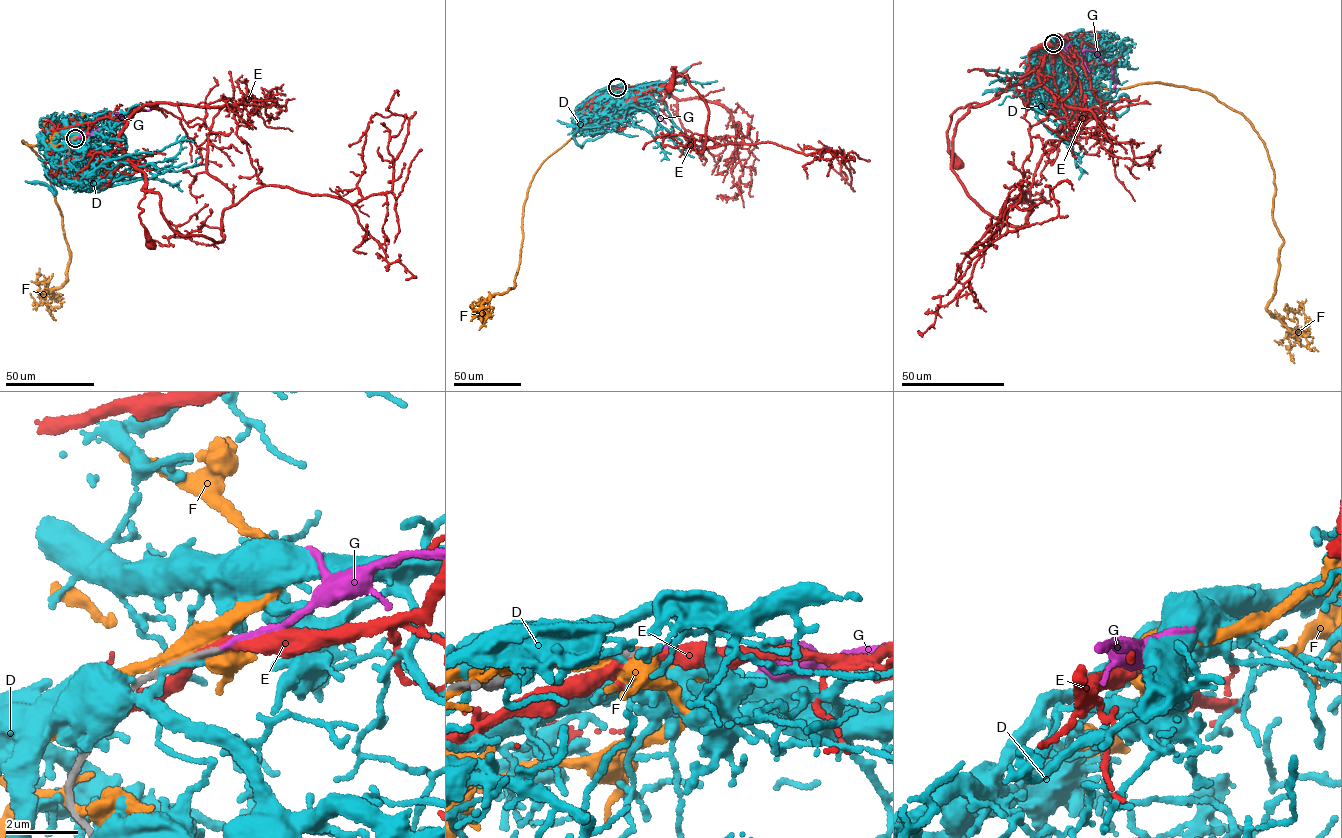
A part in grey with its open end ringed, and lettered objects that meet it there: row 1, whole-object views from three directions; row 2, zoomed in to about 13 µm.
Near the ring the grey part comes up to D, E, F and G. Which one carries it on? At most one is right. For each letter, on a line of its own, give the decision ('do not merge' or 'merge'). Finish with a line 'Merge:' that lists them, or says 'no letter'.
D: do not merge
E: do not merge
F: do not merge
G: merge
Merge: G

